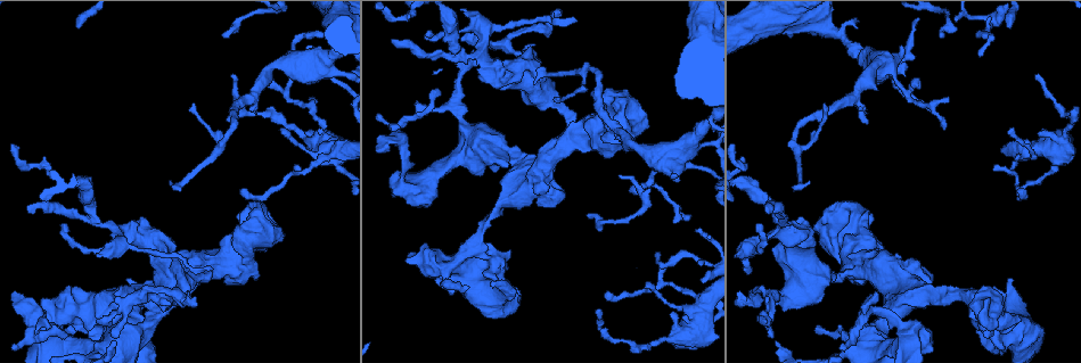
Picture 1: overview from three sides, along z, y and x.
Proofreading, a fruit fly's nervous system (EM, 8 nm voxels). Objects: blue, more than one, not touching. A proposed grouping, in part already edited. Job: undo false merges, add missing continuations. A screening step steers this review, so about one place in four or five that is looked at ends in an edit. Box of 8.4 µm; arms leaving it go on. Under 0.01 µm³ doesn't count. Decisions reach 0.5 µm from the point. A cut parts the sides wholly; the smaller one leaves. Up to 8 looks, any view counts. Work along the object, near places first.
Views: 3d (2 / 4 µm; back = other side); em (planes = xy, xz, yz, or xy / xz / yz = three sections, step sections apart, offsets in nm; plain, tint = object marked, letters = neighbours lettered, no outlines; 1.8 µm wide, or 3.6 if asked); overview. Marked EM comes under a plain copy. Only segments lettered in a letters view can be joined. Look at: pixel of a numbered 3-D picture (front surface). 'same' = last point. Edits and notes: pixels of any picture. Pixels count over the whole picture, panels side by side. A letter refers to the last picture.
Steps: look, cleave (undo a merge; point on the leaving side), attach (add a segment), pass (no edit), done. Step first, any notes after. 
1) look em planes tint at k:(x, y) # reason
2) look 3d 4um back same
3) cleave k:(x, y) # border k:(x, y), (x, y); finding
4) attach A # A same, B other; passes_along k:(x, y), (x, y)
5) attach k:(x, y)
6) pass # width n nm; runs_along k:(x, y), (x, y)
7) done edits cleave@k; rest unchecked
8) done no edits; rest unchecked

look 3d 2um back at 1:(657, 256) # tapers out

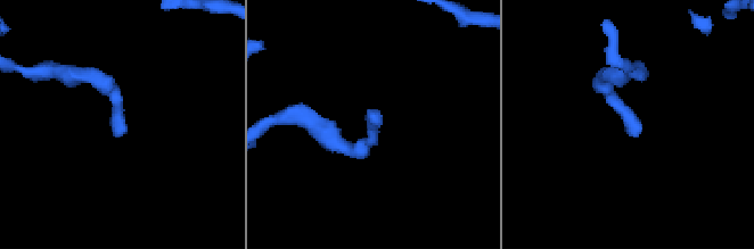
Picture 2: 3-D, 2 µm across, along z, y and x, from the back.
look em planes letters at 2:(379, 122)

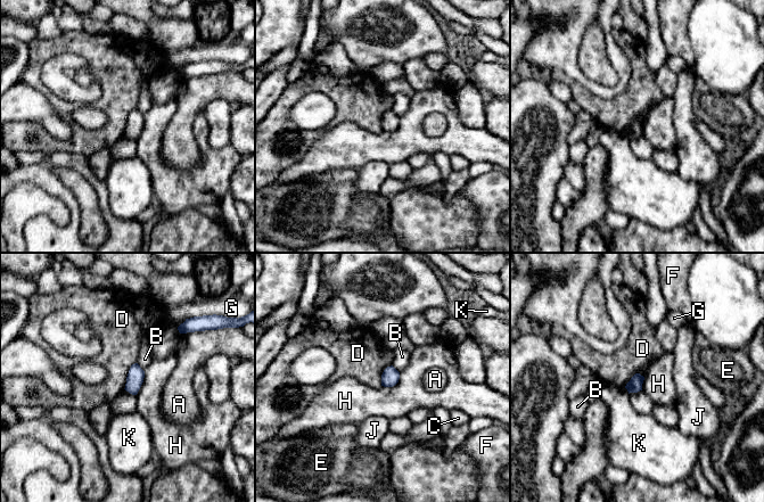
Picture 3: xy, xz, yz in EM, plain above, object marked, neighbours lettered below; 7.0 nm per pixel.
pass # width 100 nm; A other, B other, C other, D other, E other, F other, G other, H other, J other, K other; no lettered segment goes on from it

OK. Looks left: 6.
look em planes letters at 1:(320, 61) # a narrow waist

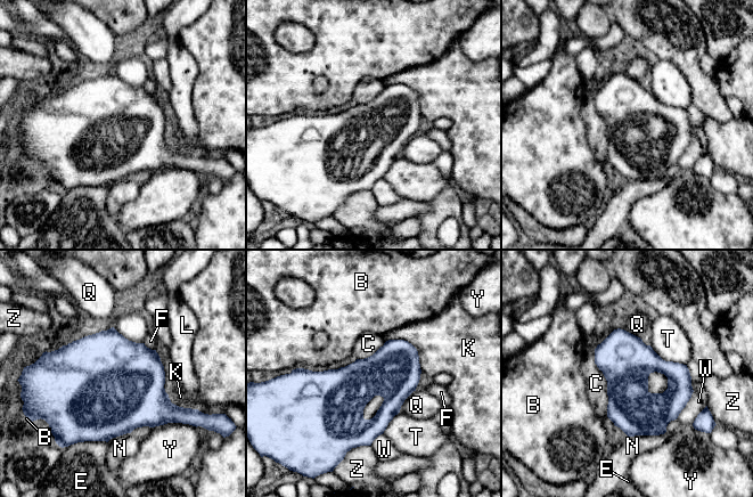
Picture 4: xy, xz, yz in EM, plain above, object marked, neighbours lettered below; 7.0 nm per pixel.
pass # B other, C other, E other, F other, K other, L other, N other, Q other, T other, W other, Y other, Z other; border 4:(594, 349), (606, 381), (607, 416); one neuron here

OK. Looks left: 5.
look 3d 2um at 1:(1044, 152)

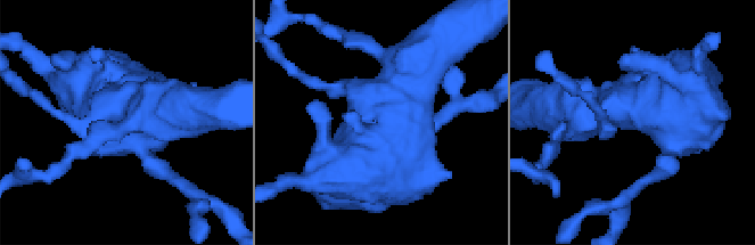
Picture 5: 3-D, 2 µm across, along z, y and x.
look em planes tint at 5:(641, 113) # now the EM

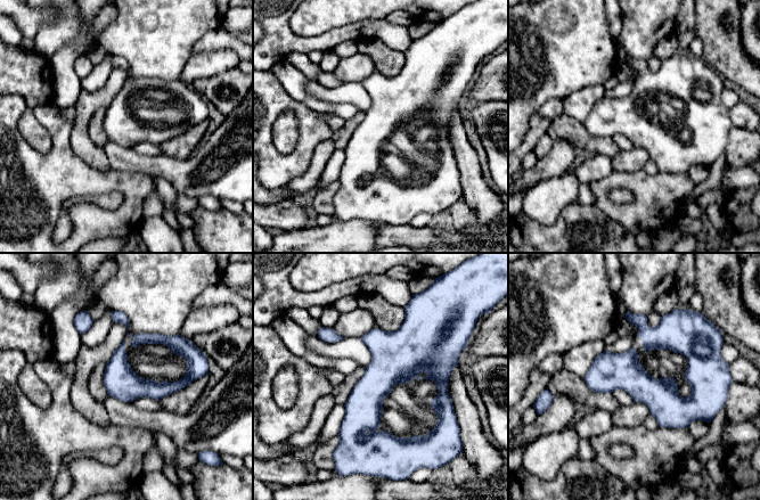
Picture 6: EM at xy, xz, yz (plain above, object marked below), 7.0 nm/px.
look em planes letters same # what lies round it

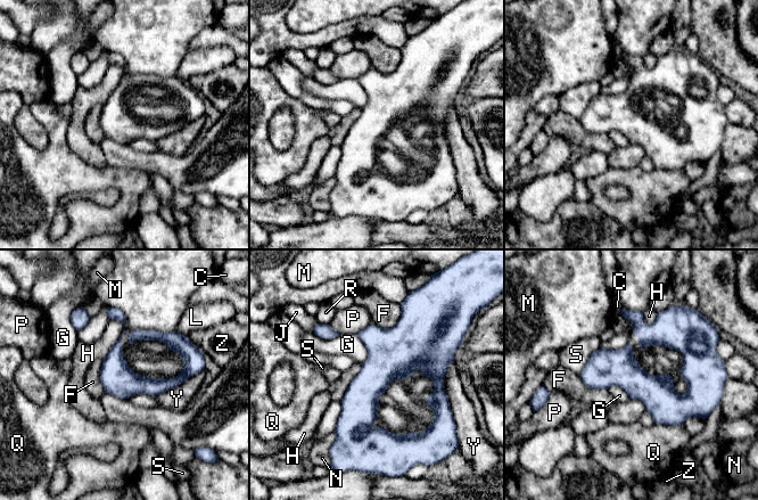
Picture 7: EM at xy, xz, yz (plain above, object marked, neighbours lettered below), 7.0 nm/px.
pass # width 240 nm; C other, F other, G other, H other, J other, L other, M other, N other, P other, Q other, R other, S other, Y other, Z other; one neuron here

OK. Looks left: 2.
look 3d 4um back at 1:(474, 50) # an open end

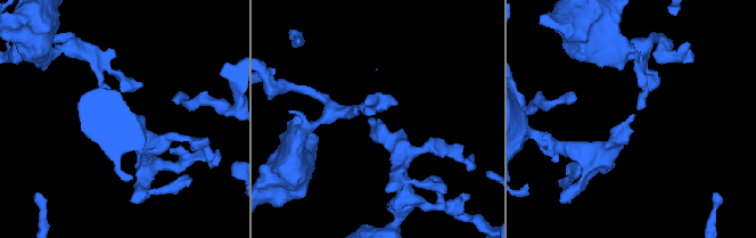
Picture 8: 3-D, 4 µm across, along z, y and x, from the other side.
look em planes letters at 8:(631, 115)

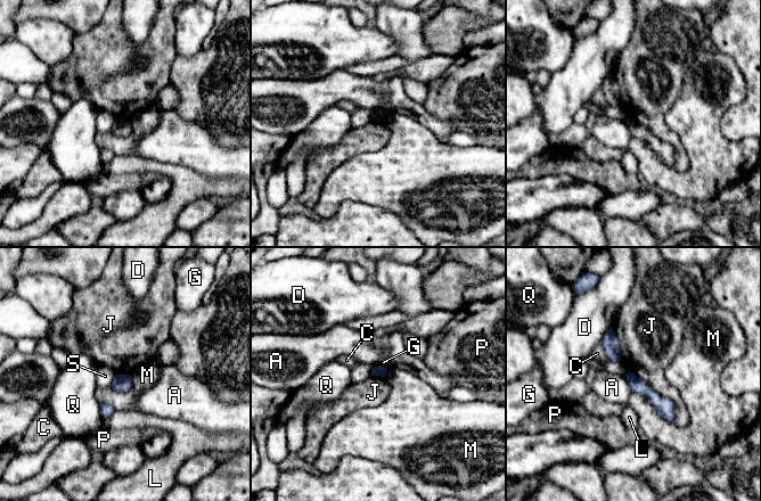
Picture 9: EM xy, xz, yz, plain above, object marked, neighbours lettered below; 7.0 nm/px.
pass # A other, C other, D other, G other, J other, L other, M other, P other, Q other, S other; runs_along 9:(629, 376), (668, 412), (670, 418); none of them fits

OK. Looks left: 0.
done no edits; rest unchecked

